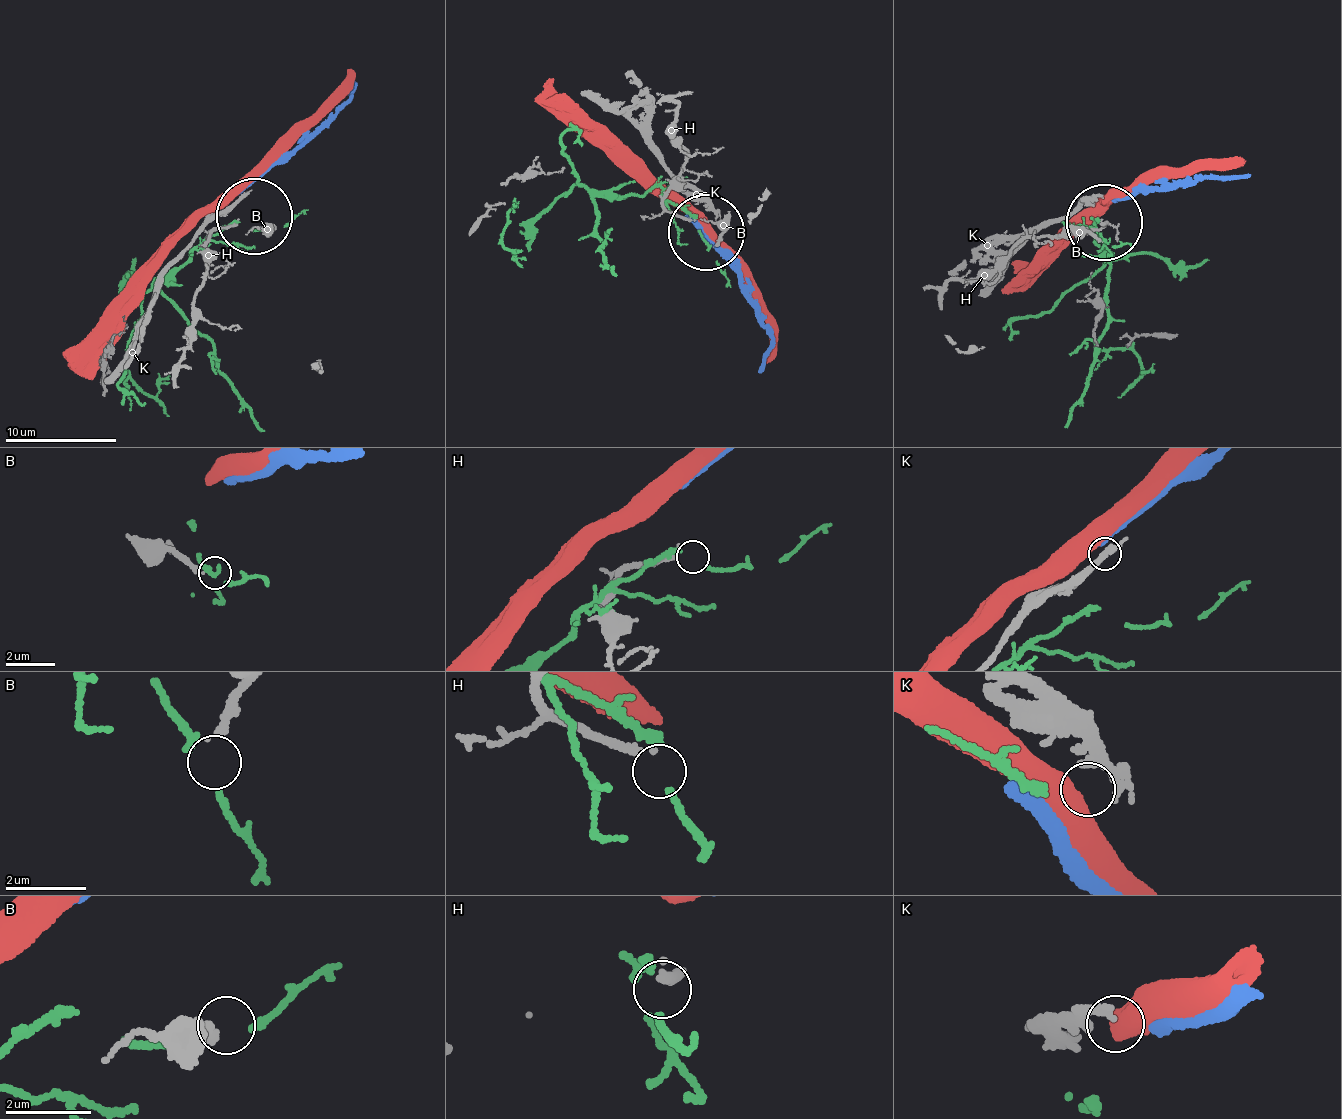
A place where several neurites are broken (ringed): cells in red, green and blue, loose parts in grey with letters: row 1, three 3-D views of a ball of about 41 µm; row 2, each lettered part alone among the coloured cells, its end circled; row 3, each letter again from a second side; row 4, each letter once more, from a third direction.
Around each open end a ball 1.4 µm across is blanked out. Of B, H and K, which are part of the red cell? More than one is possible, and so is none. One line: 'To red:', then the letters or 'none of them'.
To red: none of them

